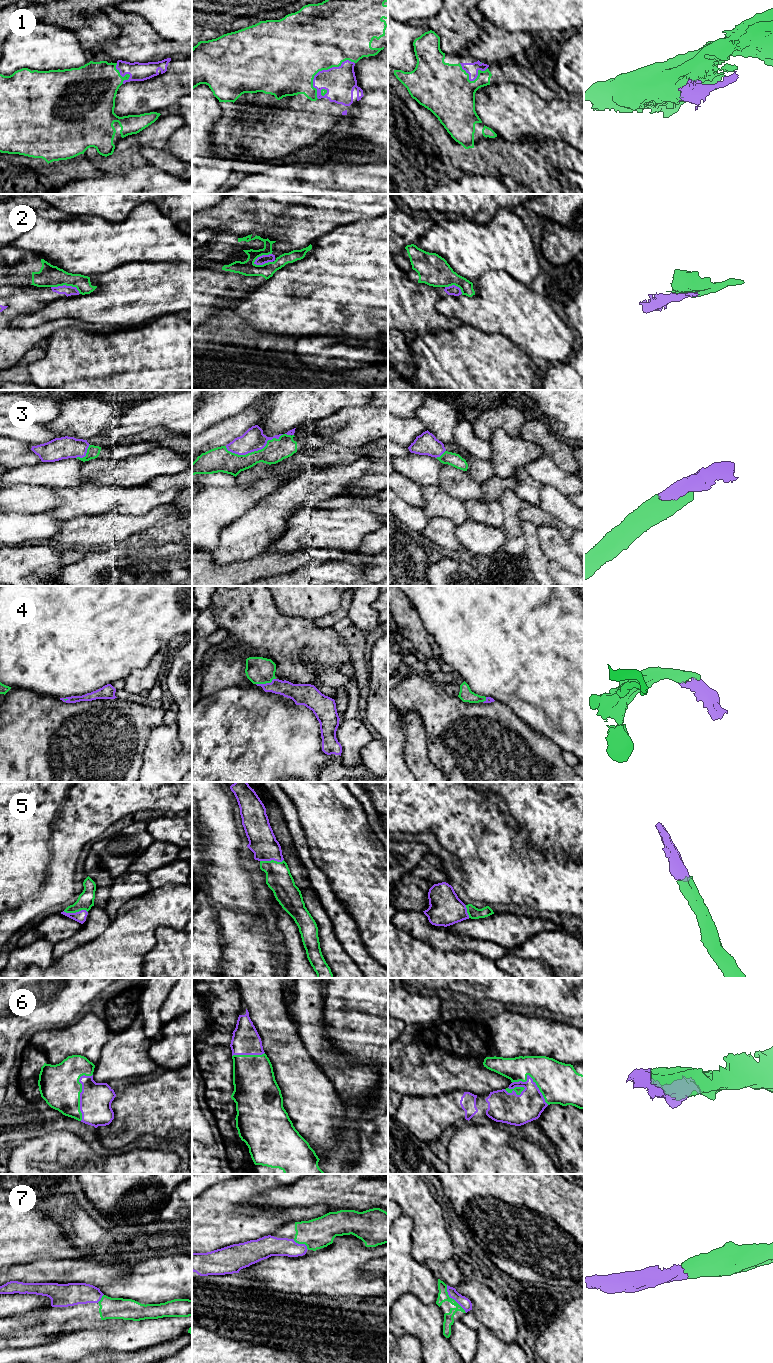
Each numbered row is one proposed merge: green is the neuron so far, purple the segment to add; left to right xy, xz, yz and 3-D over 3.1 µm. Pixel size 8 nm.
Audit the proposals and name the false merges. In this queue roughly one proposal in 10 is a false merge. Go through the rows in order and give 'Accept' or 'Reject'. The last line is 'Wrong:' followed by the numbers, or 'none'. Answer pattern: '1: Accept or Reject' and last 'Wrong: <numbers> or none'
1: Accept
2: Reject
3: Accept
4: Accept
5: Accept
6: Accept
7: Accept
Wrong: 2

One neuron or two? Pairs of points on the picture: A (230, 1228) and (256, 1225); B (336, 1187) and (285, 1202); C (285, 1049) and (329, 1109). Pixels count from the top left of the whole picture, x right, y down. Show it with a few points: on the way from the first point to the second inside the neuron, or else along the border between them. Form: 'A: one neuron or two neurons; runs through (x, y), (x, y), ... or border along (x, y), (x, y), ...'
A: one neuron; runs through (236, 1228), (250, 1227)
B: one neuron; runs through (323, 1187), (298, 1195)
C: one neuron; runs through (292, 1064), (298, 1077), (314, 1094)

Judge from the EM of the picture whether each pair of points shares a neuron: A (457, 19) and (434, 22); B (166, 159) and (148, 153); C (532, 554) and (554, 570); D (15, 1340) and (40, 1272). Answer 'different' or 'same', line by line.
A: same
B: same
C: different
D: different

